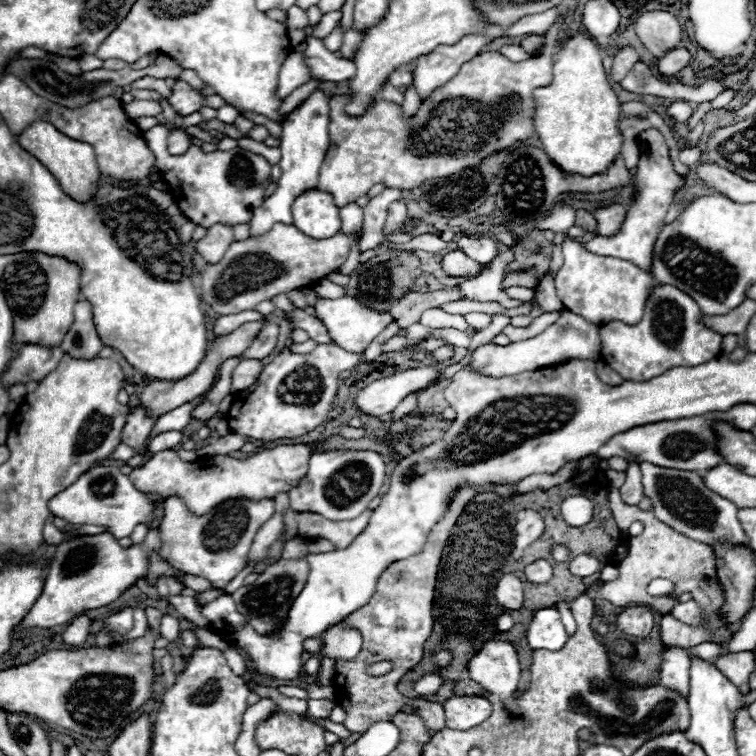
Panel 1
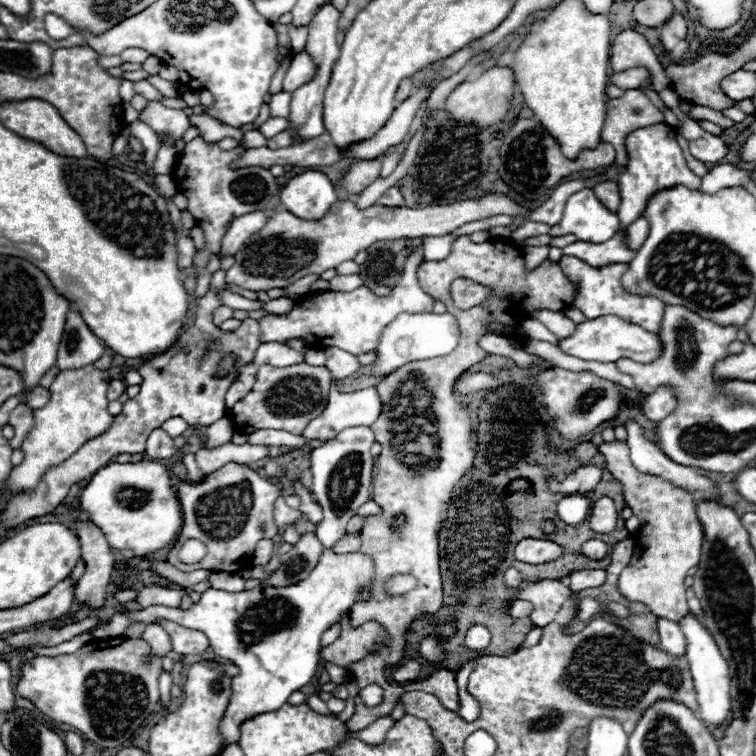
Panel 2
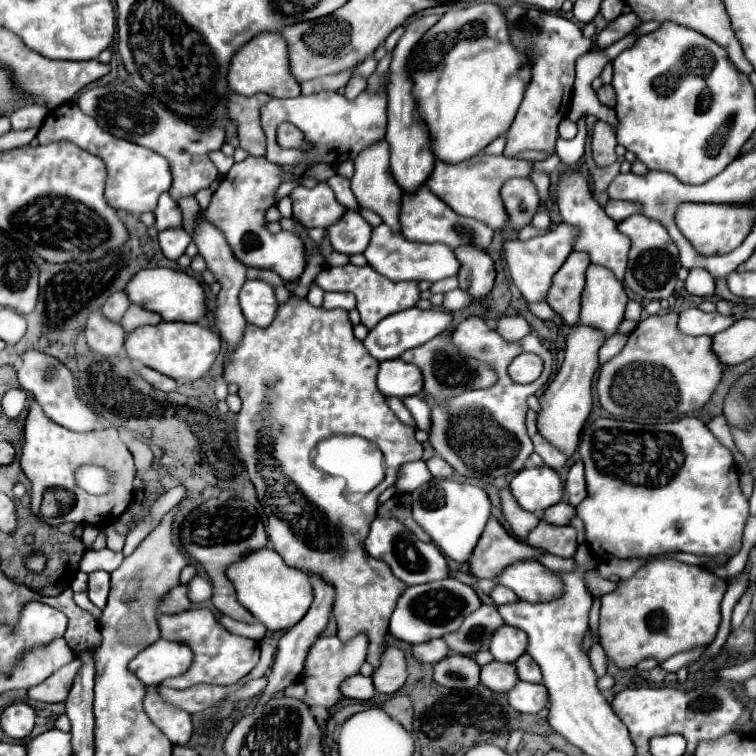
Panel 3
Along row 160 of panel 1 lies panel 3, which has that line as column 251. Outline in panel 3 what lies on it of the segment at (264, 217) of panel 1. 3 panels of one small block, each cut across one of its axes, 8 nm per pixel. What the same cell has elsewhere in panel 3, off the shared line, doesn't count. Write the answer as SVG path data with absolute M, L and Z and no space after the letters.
M246 280L240 292L240 306L244 318L256 326L268 326L276 318L278 300L274 288L264 280Z

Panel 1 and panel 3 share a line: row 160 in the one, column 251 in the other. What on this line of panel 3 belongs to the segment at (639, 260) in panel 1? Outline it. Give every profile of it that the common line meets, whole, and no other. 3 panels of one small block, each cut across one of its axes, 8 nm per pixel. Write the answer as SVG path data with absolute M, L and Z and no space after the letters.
M194 608L194 610L186 610L184 614L174 614L174 616L158 614L158 624L160 624L162 638L186 644L194 652L194 662L192 662L190 670L178 678L170 678L170 680L162 682L164 686L176 688L176 690L186 690L196 684L230 686L230 684L236 684L240 678L244 678L258 664L258 658L260 658L258 642L228 632L216 620L214 612L208 608Z

